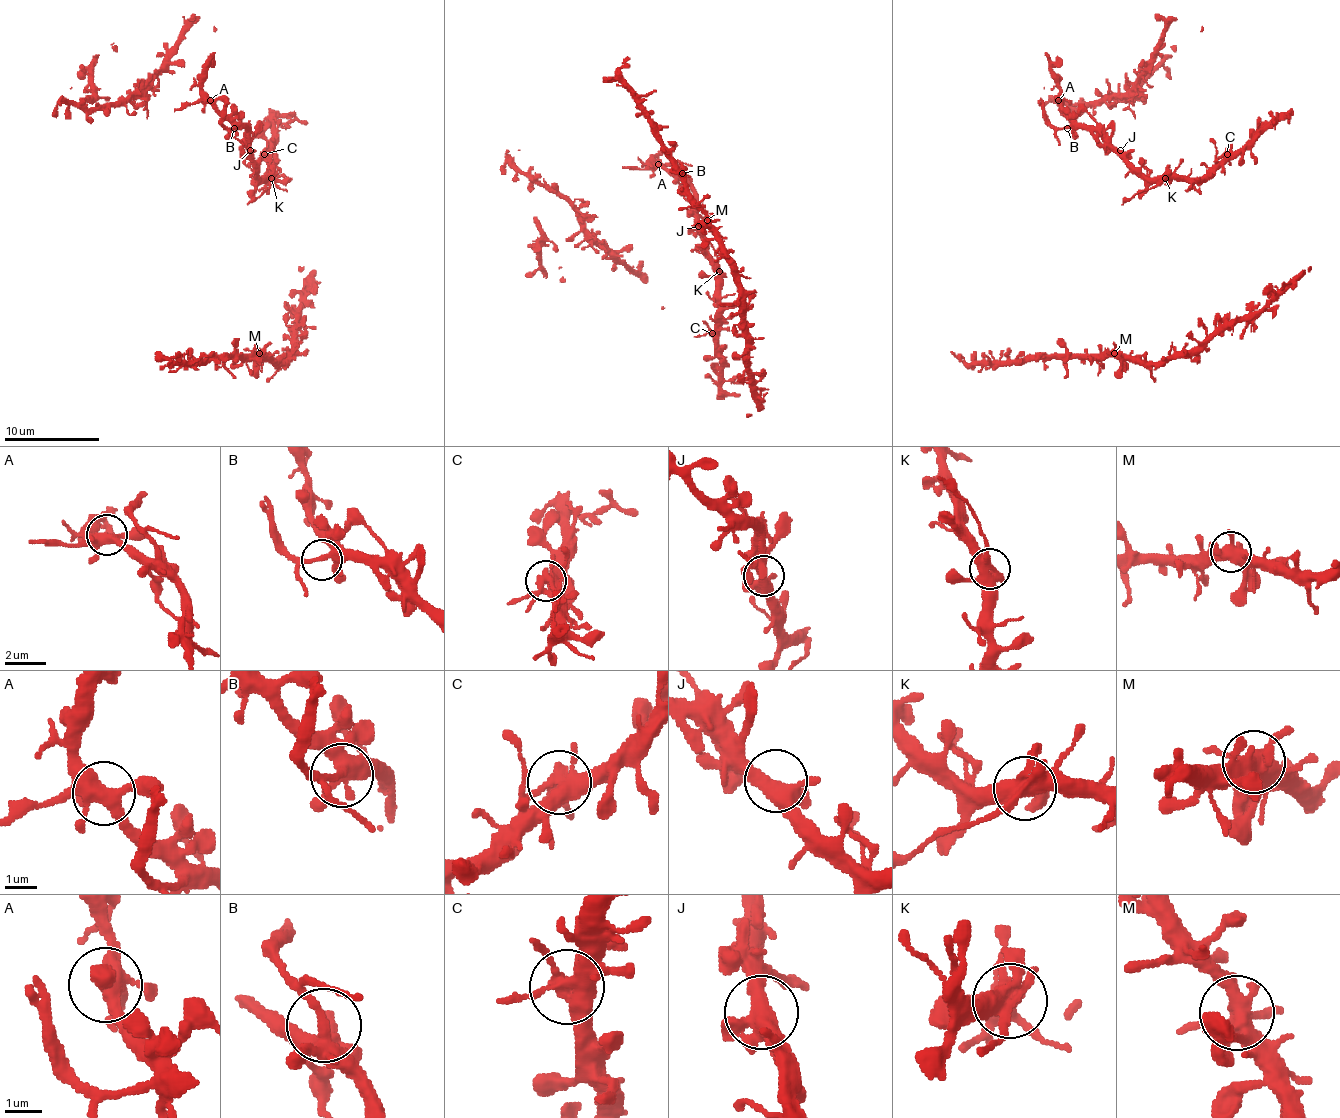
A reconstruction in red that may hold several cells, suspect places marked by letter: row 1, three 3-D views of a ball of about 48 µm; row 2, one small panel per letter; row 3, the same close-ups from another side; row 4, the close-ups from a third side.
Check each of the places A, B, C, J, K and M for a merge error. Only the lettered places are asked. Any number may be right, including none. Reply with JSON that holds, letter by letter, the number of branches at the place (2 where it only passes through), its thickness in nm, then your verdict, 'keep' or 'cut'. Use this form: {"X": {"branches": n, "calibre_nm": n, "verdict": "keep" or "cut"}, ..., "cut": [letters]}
{"A": {"branches": 6, "calibre_nm": 400, "verdict": "keep"}, "B": {"branches": 5, "calibre_nm": 280, "verdict": "cut"}, "C": {"branches": 5, "calibre_nm": 460, "verdict": "keep"}, "J": {"branches": 6, "calibre_nm": 400, "verdict": "keep"}, "K": {"branches": 5, "calibre_nm": 440, "verdict": "cut"}, "M": {"branches": 6, "calibre_nm": 440, "verdict": "keep"}, "cut": ["B", "K"]}

